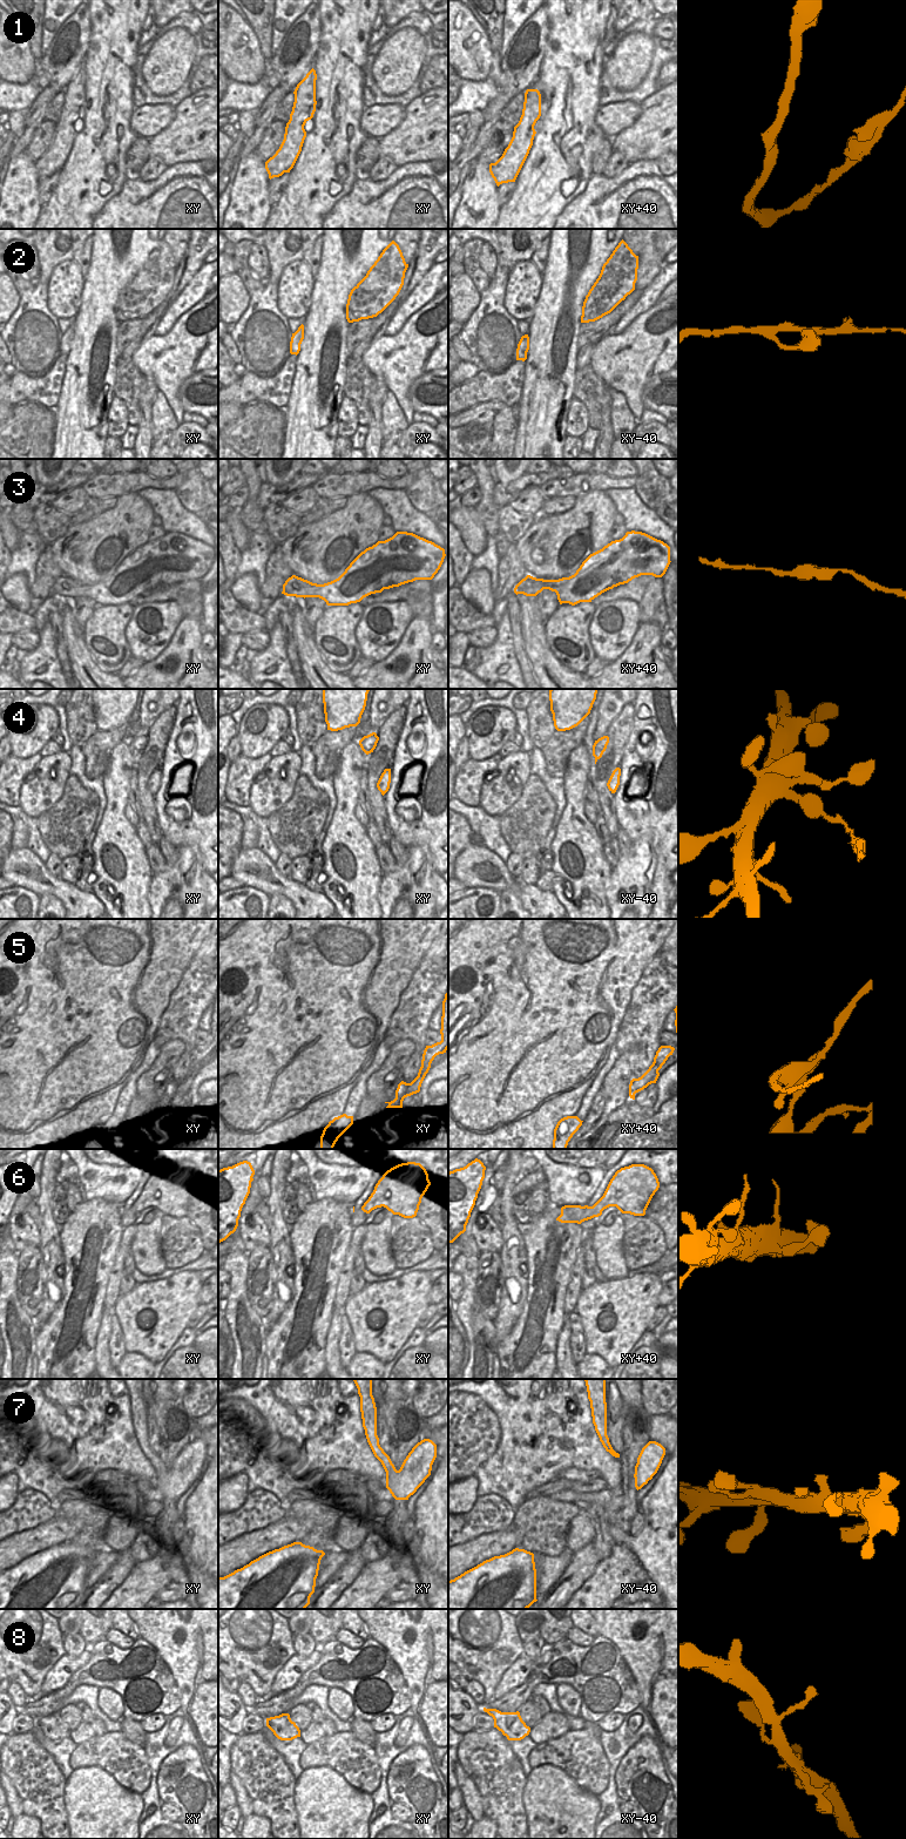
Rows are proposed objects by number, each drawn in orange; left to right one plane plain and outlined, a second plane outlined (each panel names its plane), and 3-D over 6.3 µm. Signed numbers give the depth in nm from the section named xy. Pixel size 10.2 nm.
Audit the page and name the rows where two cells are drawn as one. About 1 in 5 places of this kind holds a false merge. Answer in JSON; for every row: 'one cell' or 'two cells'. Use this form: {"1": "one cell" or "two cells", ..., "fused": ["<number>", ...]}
{"1": "one cell", "2": "one cell", "3": "one cell", "4": "two cells", "5": "two cells", "6": "one cell", "7": "one cell", "8": "one cell", "fused": ["4", "5"]}

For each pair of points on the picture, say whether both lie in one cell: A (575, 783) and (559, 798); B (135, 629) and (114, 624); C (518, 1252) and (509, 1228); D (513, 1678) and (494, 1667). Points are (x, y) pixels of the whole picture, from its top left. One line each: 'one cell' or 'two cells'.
A: two cells
B: two cells
C: one cell
D: two cells

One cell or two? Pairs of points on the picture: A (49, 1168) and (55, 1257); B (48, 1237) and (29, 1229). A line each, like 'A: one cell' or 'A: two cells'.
A: one cell
B: two cells

